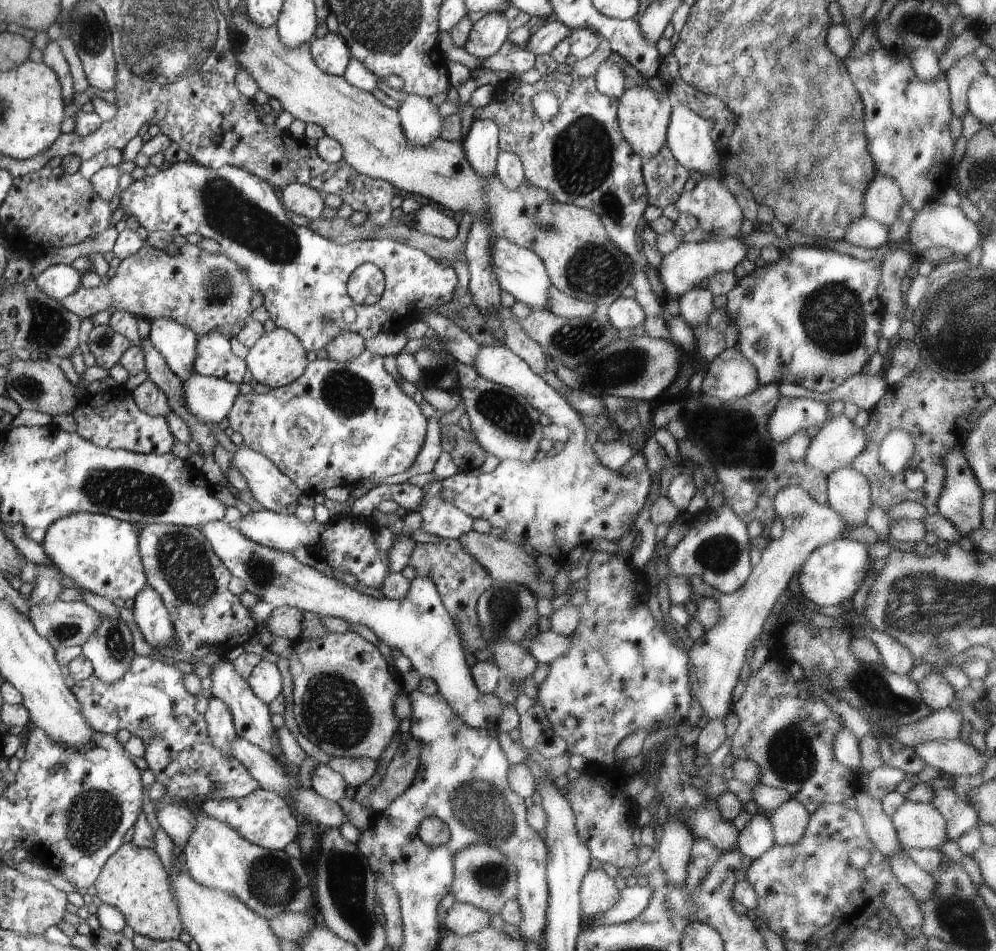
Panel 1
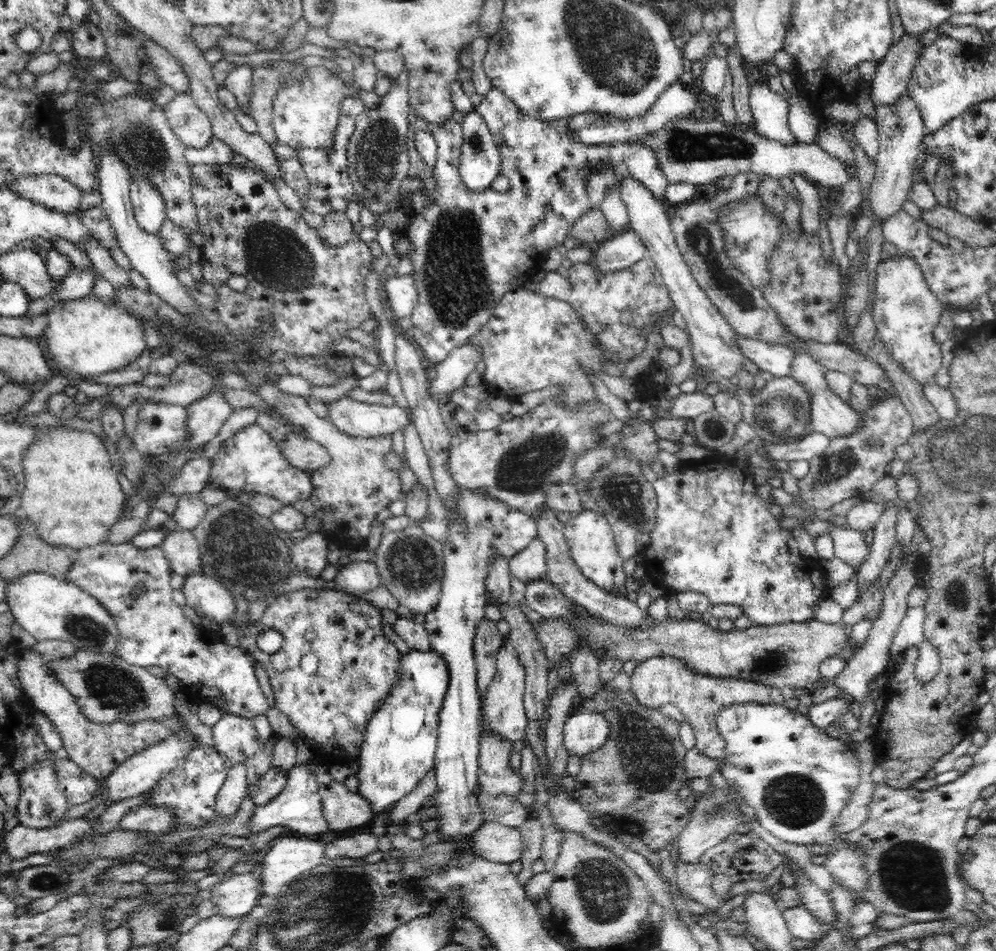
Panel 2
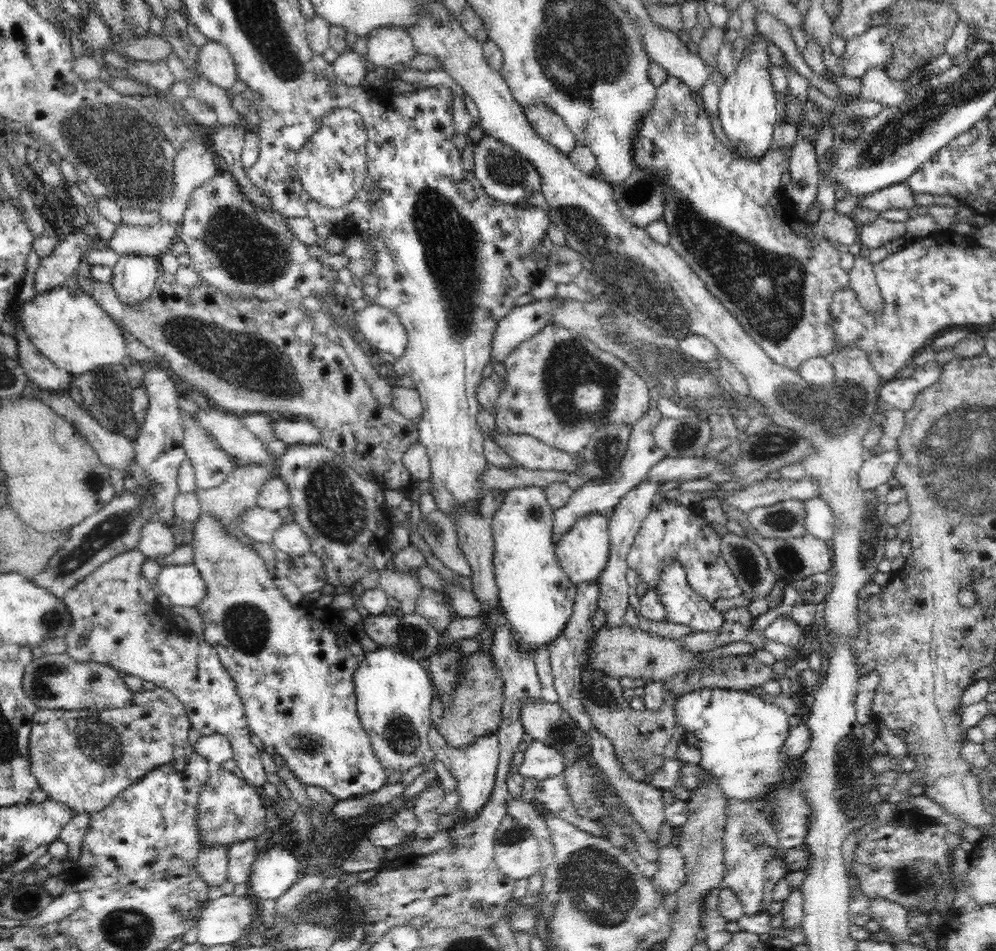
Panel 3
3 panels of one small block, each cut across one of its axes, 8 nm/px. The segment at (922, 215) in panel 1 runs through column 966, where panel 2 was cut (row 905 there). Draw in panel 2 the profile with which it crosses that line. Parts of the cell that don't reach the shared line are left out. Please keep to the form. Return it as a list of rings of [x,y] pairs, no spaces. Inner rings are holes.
[[[258,869],[246,874],[234,874],[217,884],[212,892],[211,901],[217,905],[217,914],[230,918],[242,918],[262,897],[260,892],[261,876]]]

